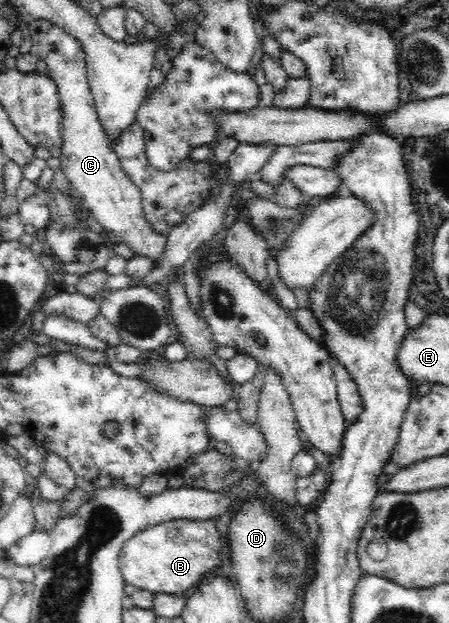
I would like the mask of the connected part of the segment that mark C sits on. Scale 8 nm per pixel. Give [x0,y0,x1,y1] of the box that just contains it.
[27,20,166,264]

